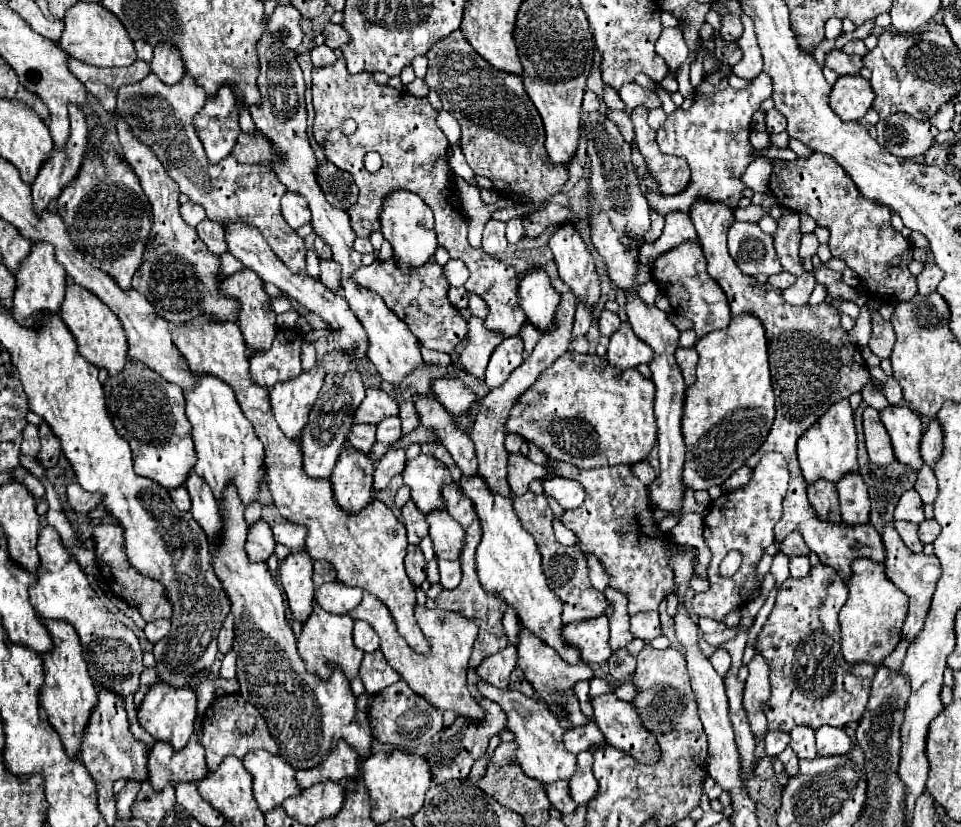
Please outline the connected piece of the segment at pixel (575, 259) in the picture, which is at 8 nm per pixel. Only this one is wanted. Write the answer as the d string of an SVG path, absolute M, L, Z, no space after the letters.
M566 223L554 231L548 245L554 253L560 279L570 287L580 303L594 309L600 299L600 279L584 239L570 223Z

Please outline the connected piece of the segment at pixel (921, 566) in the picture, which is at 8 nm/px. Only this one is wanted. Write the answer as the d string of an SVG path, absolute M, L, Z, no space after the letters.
M886 523L884 531L882 531L882 541L884 541L884 547L886 547L886 567L884 567L884 573L886 577L898 587L902 589L910 603L908 603L908 617L904 621L904 627L902 627L902 635L912 641L918 631L922 629L924 625L924 619L926 619L926 613L930 609L930 599L932 599L932 593L934 593L934 587L940 579L940 567L938 567L938 557L936 555L924 555L924 553L912 553L904 543L902 543L902 537L898 535L898 531L894 529L894 523Z

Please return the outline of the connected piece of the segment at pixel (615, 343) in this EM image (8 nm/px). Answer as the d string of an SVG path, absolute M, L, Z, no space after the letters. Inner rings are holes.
M624 323L612 337L610 337L610 345L608 345L608 363L618 367L618 369L632 369L638 367L642 363L650 365L650 361L654 359L654 351L650 349L650 345L646 345L644 341L640 341L630 323Z

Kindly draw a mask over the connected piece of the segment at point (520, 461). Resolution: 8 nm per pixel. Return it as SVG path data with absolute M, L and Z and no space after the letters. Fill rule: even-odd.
M520 453L508 455L508 483L514 495L522 495L528 491L528 483L534 479L544 479L546 467L532 463L528 457Z

